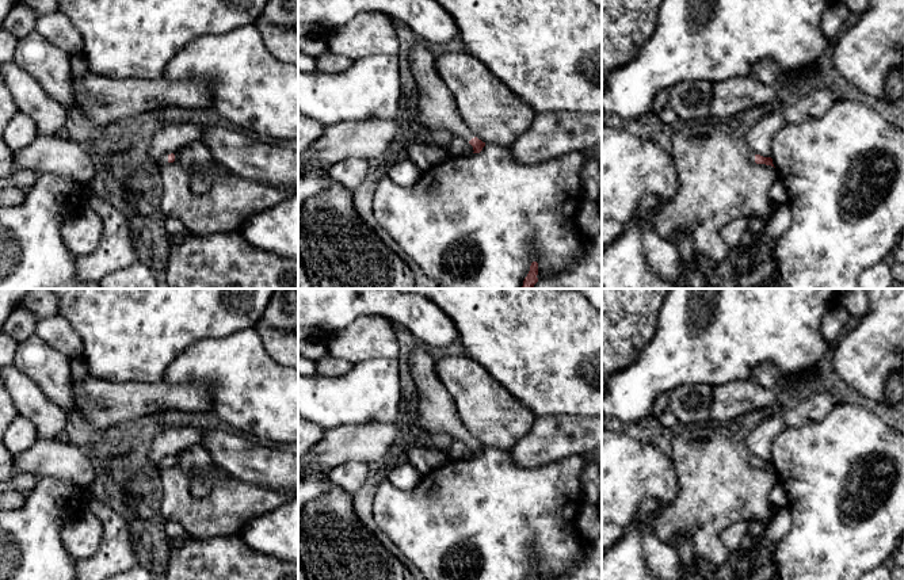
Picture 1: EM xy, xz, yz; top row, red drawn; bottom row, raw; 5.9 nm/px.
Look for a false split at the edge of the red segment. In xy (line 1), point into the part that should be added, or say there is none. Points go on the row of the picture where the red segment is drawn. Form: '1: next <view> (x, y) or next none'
1: next xy (161, 160)

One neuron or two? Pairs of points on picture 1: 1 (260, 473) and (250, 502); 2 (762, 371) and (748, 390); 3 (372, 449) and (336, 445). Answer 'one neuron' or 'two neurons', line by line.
1: two neurons
2: two neurons
3: one neuron

